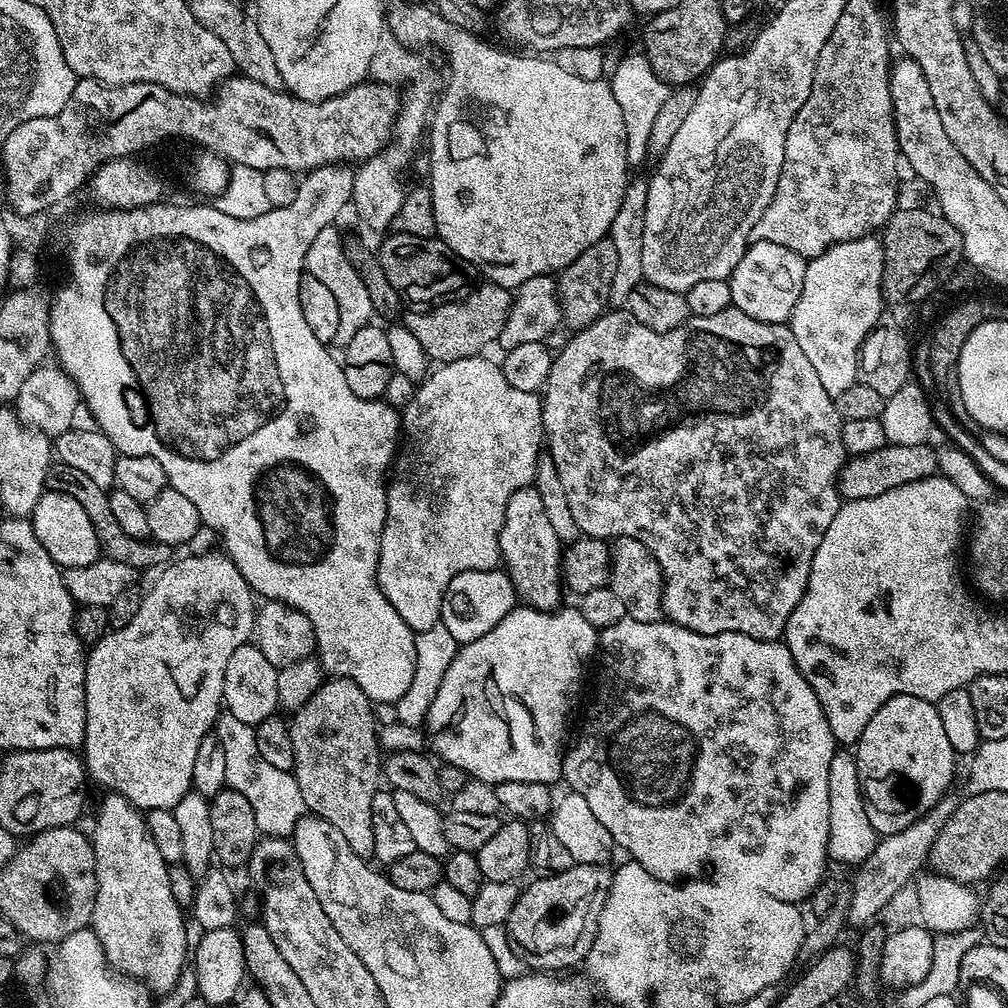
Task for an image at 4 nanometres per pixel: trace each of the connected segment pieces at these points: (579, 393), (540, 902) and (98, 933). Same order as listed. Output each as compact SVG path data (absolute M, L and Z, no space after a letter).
M730 307L722 310L722 314L689 315L688 320L682 322L682 326L678 326L674 330L659 332L658 330L650 330L650 326L642 326L642 322L638 322L638 318L634 318L627 310L608 310L603 316L598 317L593 324L573 331L569 336L572 337L561 346L560 353L557 351L552 357L548 380L545 381L542 389L542 422L544 423L547 455L552 456L557 467L559 480L562 481L563 489L566 490L570 511L580 527L581 533L585 536L597 538L625 536L642 542L642 546L646 546L646 550L654 556L663 572L664 592L661 594L661 606L663 615L671 623L707 636L737 632L759 640L780 640L784 635L784 627L790 618L790 614L794 614L794 606L798 606L798 602L802 602L802 594L806 590L810 578L810 566L814 562L814 554L822 542L822 534L826 534L830 522L834 522L834 514L838 514L840 509L842 497L838 481L846 459L844 443L842 442L842 421L836 409L835 399L830 394L826 394L826 389L822 386L822 381L818 379L814 366L810 366L806 354L802 354L802 346L798 346L798 338L794 338L791 327L787 323L758 322L758 318L750 318L750 314L742 314L742 310Z
M573 863L570 870L536 878L540 880L534 881L528 889L524 888L519 893L507 920L510 950L514 950L514 954L518 954L518 958L529 969L543 970L548 974L560 974L563 973L563 968L572 968L575 964L583 965L598 934L598 918L602 918L602 906L606 906L606 898L610 895L612 874L613 869L603 864Z
M108 794L105 797L96 812L96 825L90 831L92 849L96 855L96 897L90 927L102 946L111 971L140 981L153 993L165 994L178 982L179 975L190 960L186 912L171 893L170 865L162 858L150 834L145 813L135 808L124 796Z

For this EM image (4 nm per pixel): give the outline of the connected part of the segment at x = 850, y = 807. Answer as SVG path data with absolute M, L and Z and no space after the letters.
M838 750L830 758L830 834L828 835L828 855L840 864L859 866L874 850L878 834L870 826L870 814L866 814L864 795L860 789L856 757L851 751Z

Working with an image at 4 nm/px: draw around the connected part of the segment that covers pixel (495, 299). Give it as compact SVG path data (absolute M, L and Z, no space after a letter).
M484 282L481 285L469 296L461 295L447 302L436 302L427 310L403 313L402 324L421 342L429 361L449 364L458 358L479 356L488 350L484 348L497 343L510 314L513 293L500 284Z

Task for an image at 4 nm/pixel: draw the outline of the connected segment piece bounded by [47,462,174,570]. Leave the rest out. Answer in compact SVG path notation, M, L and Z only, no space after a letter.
M61 462L53 463L52 467L48 469L47 487L54 492L70 494L70 498L75 498L82 505L82 510L86 510L86 515L90 518L90 523L94 526L94 534L98 534L100 551L107 559L113 560L114 562L126 562L126 566L137 570L156 567L156 569L159 569L173 559L173 545L157 544L151 538L139 540L126 534L118 526L118 521L114 518L113 511L110 510L110 502L108 501L108 492L106 489L98 486L83 471L79 471L75 467Z

